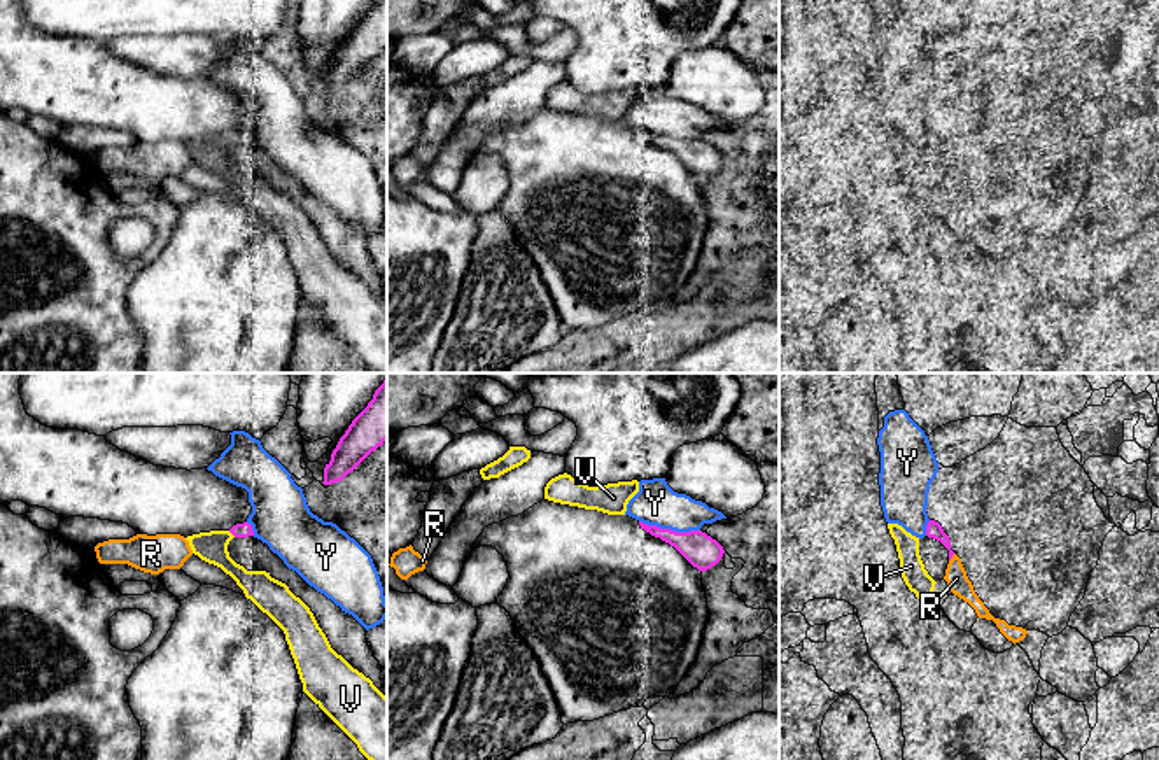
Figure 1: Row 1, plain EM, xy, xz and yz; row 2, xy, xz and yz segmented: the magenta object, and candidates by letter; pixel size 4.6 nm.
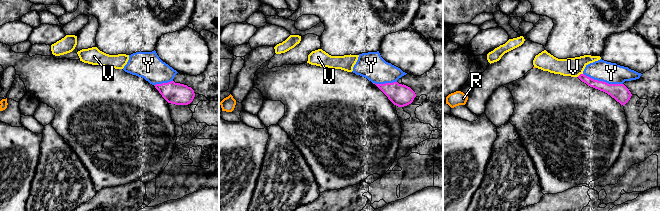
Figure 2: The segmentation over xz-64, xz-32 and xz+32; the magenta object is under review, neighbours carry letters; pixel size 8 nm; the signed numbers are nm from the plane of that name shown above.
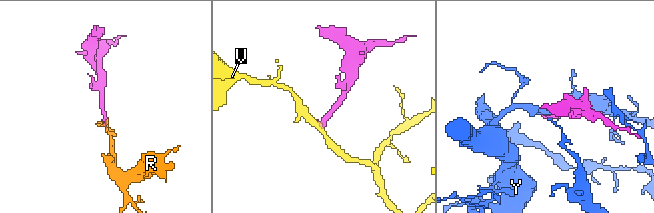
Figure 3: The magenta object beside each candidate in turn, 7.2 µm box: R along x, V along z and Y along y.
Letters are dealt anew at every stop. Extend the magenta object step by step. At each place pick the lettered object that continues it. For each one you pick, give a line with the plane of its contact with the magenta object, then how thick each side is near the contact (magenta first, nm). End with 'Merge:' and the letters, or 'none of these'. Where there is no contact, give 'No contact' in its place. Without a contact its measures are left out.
R: Touches magenta in yz. Thickness 80 nm (magenta) against 100 nm
Merge: R

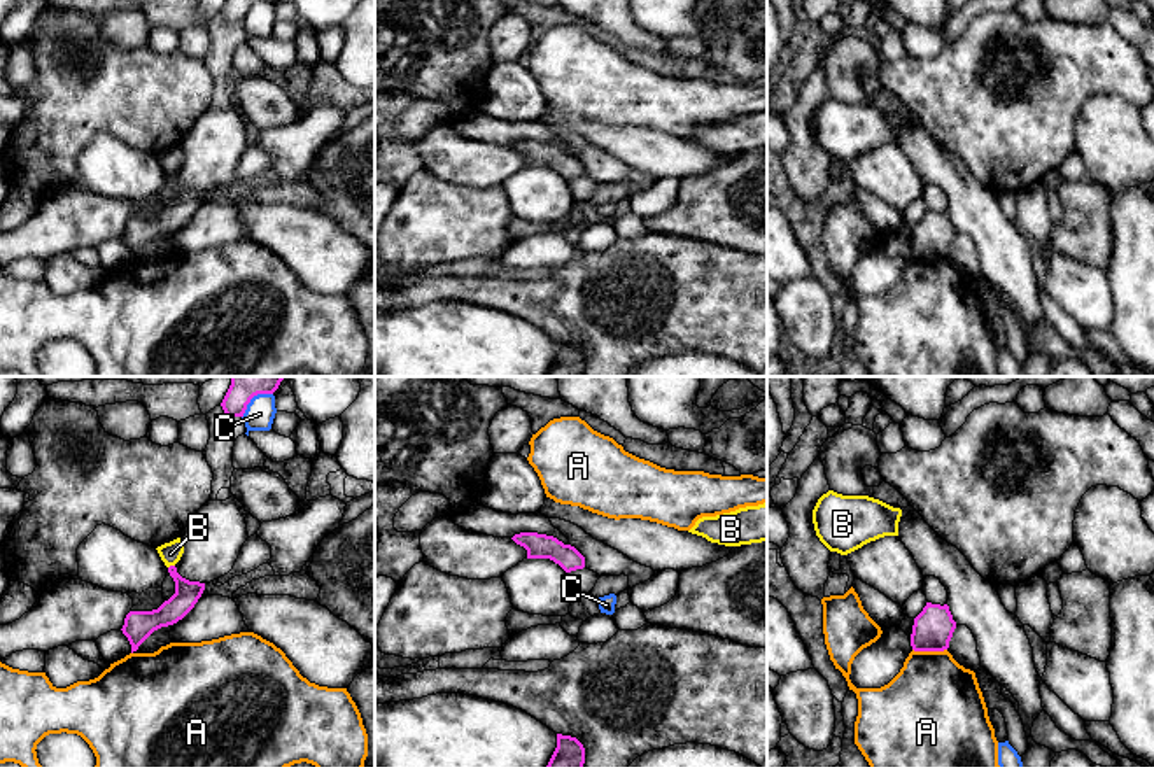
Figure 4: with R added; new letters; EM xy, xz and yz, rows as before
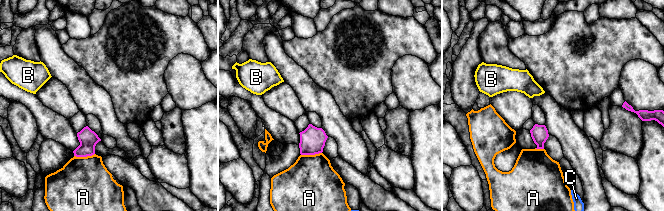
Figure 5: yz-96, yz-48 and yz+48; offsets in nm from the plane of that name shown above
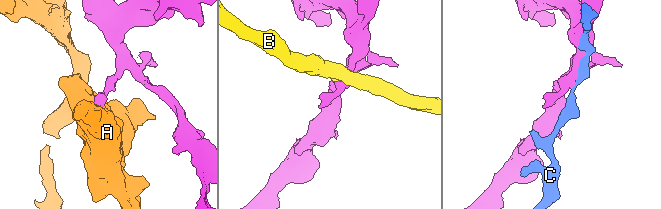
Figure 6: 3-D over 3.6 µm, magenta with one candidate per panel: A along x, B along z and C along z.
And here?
Merge: none of these

